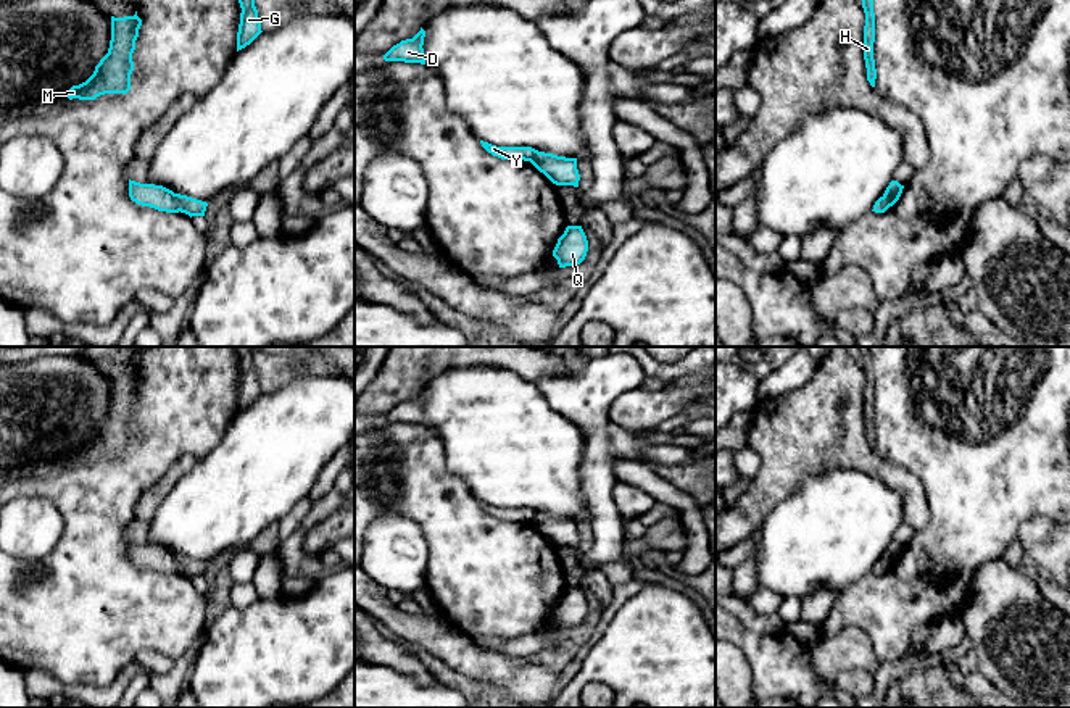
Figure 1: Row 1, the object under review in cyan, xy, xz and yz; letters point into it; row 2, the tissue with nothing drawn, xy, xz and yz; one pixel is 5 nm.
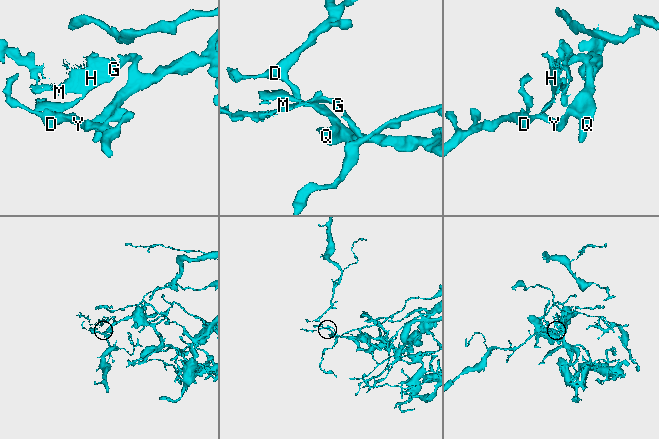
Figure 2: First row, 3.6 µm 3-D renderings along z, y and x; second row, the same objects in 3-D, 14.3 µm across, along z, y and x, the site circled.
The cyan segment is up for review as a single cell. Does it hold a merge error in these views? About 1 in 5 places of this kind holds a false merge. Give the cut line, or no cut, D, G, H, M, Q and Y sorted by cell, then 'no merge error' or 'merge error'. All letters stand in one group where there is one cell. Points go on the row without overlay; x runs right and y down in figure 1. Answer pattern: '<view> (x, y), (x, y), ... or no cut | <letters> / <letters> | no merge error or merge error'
xy (173, 555), (181, 571) | D Y / G H M Q | merge error

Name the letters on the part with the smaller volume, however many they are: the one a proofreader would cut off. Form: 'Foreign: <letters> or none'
Foreign: D, Y

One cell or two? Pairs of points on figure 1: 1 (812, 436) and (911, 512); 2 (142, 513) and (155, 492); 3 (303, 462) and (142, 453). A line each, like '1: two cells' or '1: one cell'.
1: one cell
2: one cell
3: two cells

